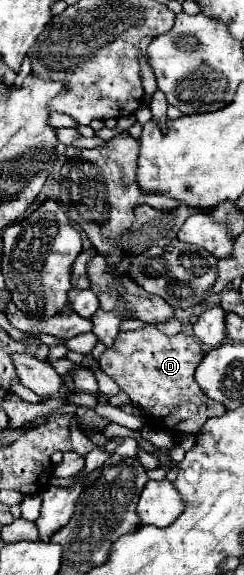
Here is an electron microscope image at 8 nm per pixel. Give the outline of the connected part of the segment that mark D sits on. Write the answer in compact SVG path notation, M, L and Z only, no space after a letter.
M147 324L135 332L119 332L113 348L101 354L101 370L111 376L117 386L129 394L129 398L149 416L153 422L161 422L161 428L169 434L199 434L201 426L215 416L225 414L225 406L209 400L197 386L193 374L203 360L203 350L197 338L161 334L153 324Z

